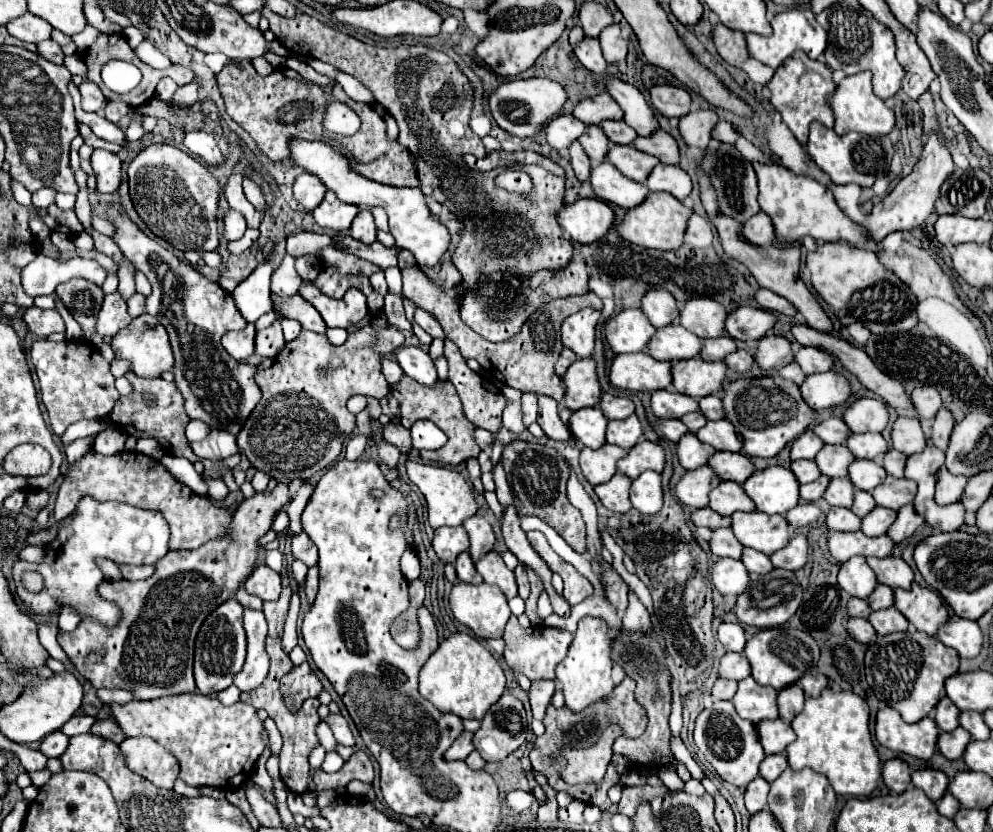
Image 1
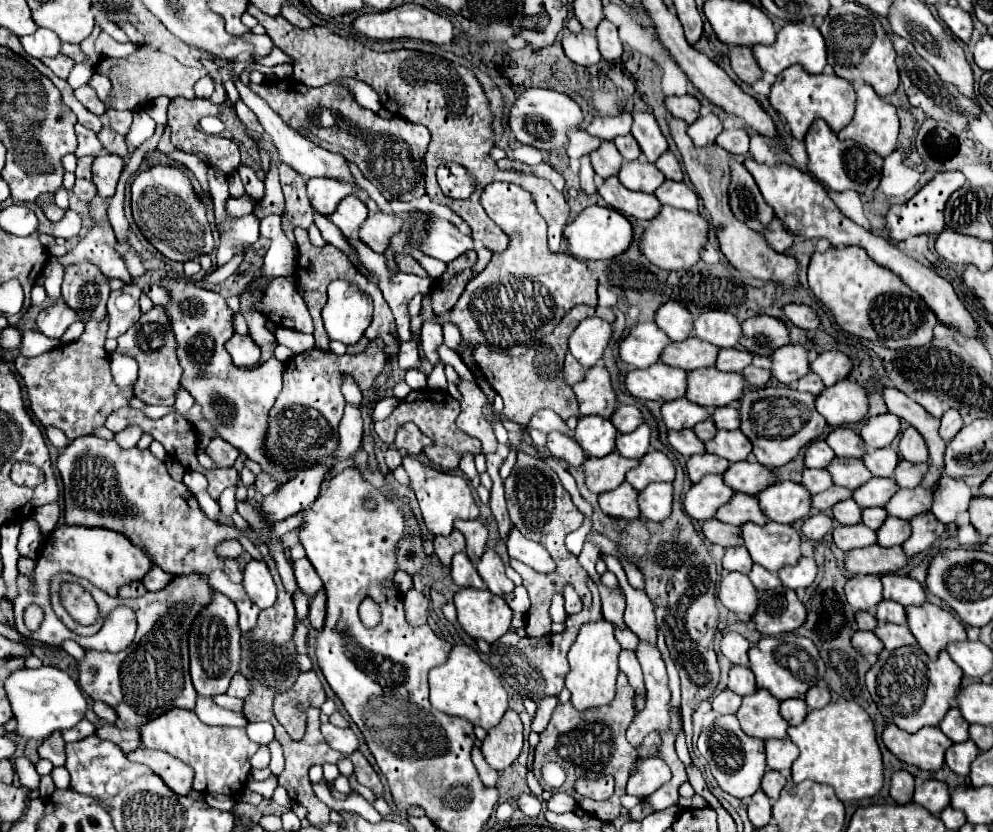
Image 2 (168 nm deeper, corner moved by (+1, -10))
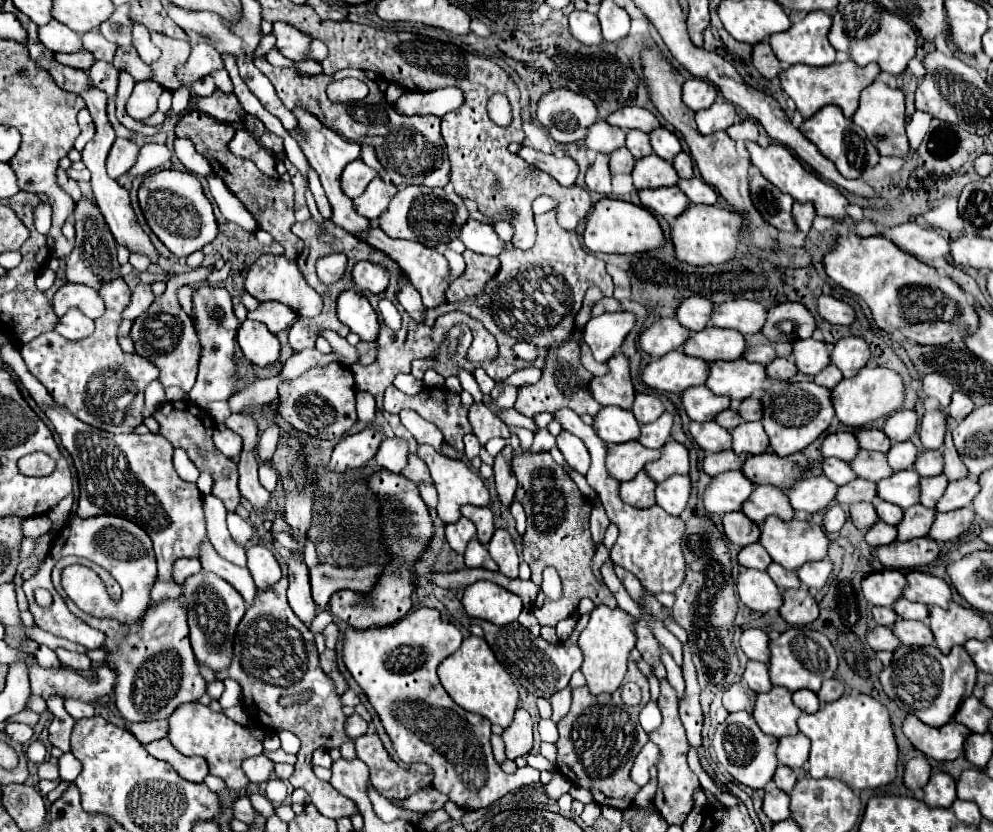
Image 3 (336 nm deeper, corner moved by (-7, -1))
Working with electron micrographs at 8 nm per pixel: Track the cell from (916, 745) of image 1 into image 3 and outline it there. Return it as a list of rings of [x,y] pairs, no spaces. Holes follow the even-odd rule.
[[[908,715],[902,729],[916,749],[920,749],[924,755],[938,761],[958,759],[964,753],[966,737],[972,733],[968,731],[968,727],[956,721],[950,721],[944,727],[936,729],[936,727],[924,725],[914,715]]]

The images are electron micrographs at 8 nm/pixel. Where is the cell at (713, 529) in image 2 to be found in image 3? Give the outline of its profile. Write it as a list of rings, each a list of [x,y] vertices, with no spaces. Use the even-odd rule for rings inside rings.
[[[726,513],[722,517],[722,523],[724,523],[724,531],[726,531],[726,537],[740,545],[740,547],[746,547],[746,545],[752,545],[760,539],[760,527],[756,523],[752,523],[744,513]]]

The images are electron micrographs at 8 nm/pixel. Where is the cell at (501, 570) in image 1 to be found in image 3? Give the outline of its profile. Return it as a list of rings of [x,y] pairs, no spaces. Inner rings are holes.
[[[496,529],[492,541],[488,543],[488,551],[492,559],[498,563],[500,573],[506,577],[518,577],[518,553],[514,541],[506,529]]]

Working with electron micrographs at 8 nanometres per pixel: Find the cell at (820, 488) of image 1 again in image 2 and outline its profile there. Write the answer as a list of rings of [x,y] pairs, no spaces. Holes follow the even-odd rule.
[[[832,486],[820,494],[814,494],[810,500],[812,500],[812,508],[816,510],[830,510],[836,502],[840,500],[846,500],[846,498],[852,498],[852,490],[848,488],[840,488],[840,486]]]

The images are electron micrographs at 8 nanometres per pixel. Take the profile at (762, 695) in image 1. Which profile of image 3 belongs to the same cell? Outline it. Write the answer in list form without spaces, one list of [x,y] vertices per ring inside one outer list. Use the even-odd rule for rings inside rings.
[[[772,687],[768,693],[760,693],[754,707],[754,719],[758,727],[772,737],[796,735],[800,709],[792,701],[792,693],[786,687]]]

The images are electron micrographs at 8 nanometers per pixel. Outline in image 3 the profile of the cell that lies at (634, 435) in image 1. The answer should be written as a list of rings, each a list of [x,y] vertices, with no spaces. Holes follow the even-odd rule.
[[[666,411],[658,421],[642,425],[642,435],[638,441],[650,449],[662,449],[664,443],[670,439],[670,429],[672,429],[672,415]]]

